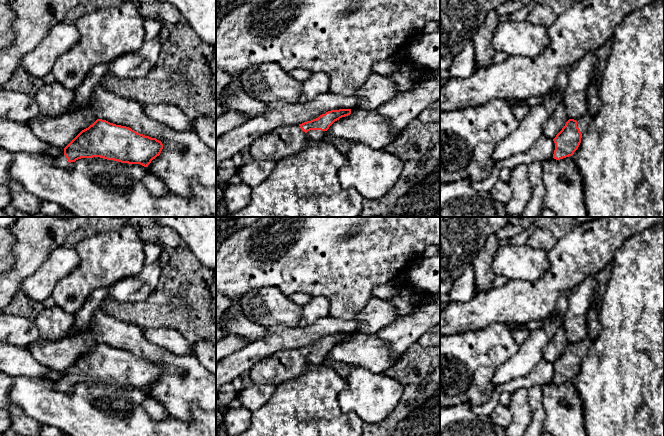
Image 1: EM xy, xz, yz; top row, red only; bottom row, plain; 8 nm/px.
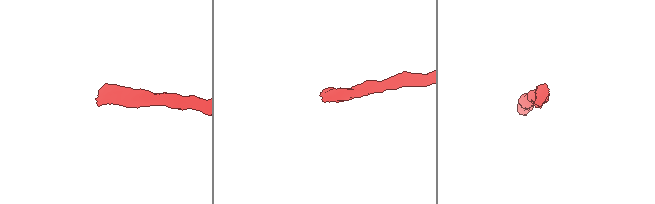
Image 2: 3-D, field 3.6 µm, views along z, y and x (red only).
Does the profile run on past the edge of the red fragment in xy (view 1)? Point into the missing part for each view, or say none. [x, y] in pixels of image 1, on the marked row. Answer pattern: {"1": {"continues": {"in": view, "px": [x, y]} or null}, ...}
{"1": {"continues": {"in": "xy", "px": [61, 161]}}}

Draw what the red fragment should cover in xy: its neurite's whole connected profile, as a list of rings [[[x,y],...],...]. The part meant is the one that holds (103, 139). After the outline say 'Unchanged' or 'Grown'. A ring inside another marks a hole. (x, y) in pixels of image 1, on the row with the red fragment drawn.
[[[97,119],[64,148],[63,154],[55,157],[54,165],[67,168],[78,159],[100,157],[148,167],[162,149],[162,142],[156,138],[137,133],[126,126]]]. Grown

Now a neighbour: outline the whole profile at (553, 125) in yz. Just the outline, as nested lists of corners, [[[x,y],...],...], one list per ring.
[[[557,103],[553,114],[545,121],[544,135],[553,140],[568,120],[564,105]]]

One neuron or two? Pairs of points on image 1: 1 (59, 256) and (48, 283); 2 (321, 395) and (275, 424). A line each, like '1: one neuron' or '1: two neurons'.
1: one neuron
2: one neuron

